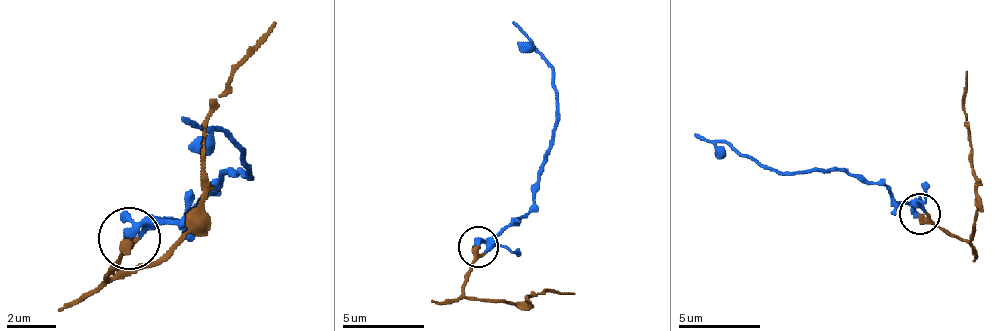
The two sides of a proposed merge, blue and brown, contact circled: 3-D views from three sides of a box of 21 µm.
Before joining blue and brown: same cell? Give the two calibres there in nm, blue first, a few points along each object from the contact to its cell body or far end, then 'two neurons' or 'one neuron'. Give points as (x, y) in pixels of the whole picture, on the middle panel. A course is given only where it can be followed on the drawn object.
calibres 240 and 380 nm; course blue (477, 247), (530, 210), (555, 129), (555, 67), (514, 23); course brown (477, 247), (465, 292), (493, 300), (526, 300), (530, 296), (575, 292); one neuron

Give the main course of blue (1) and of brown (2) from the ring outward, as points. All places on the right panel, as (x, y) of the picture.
1: (920, 215), (883, 186), (843, 170), (777, 174), (740, 157), (724, 141), (696, 133)
2: (920, 215), (965, 239), (973, 231), (965, 72)

